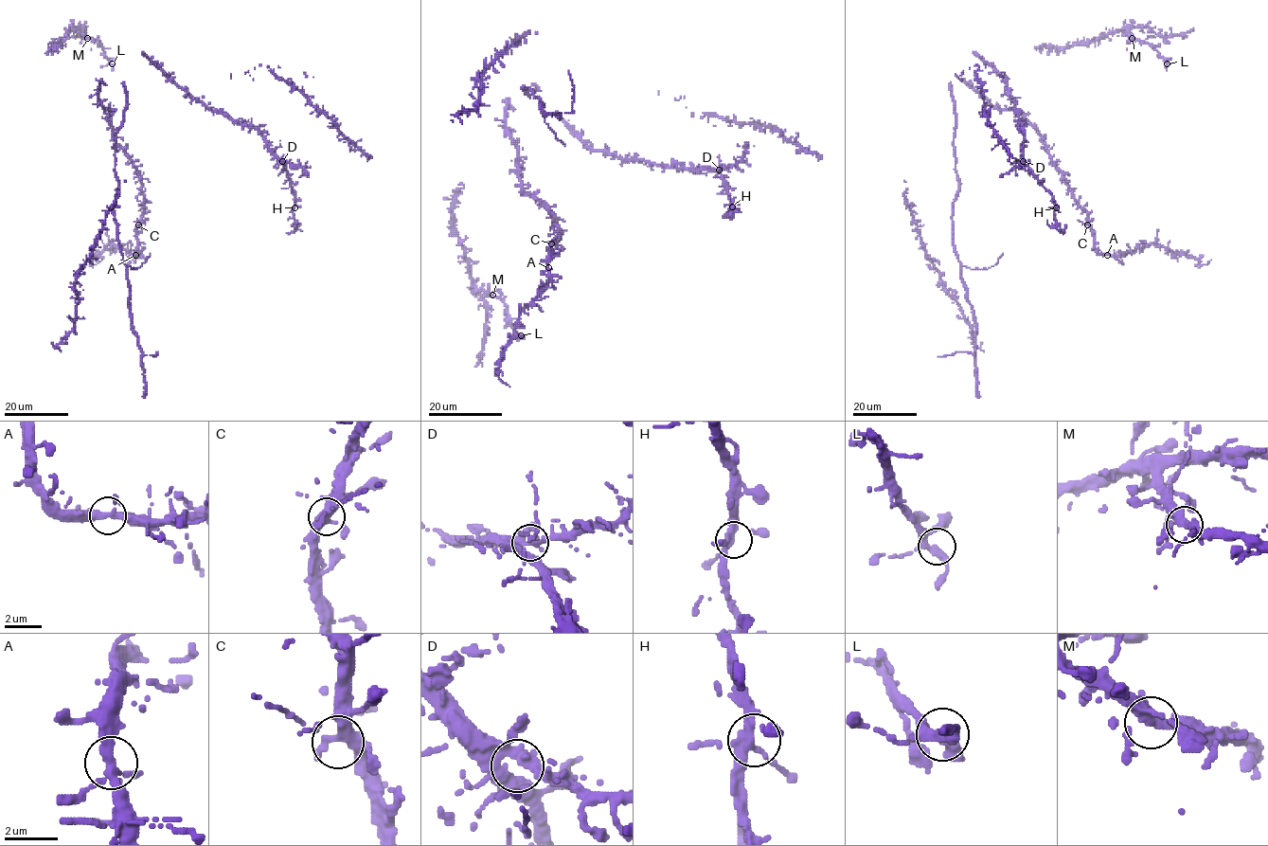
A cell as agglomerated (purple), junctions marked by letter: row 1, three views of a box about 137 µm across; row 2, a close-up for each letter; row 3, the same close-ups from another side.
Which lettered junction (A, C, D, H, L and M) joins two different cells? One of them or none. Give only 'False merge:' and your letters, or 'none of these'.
False merge: none of these

